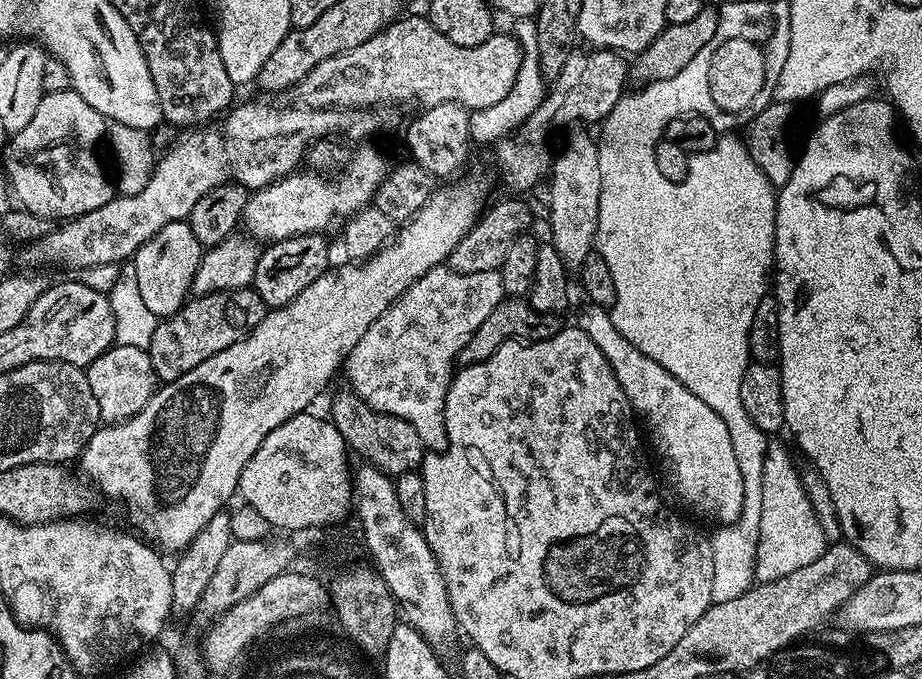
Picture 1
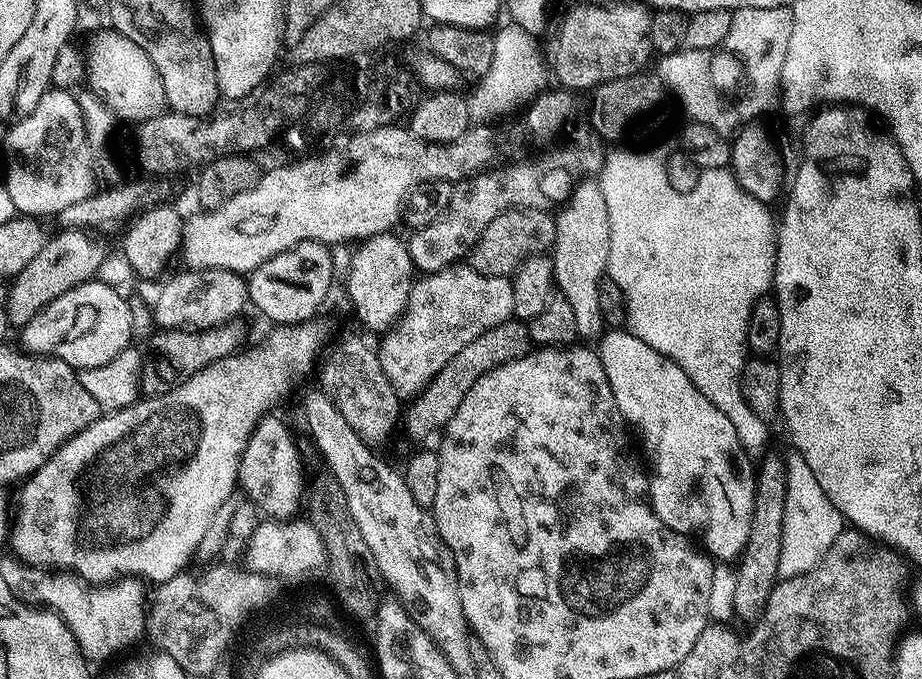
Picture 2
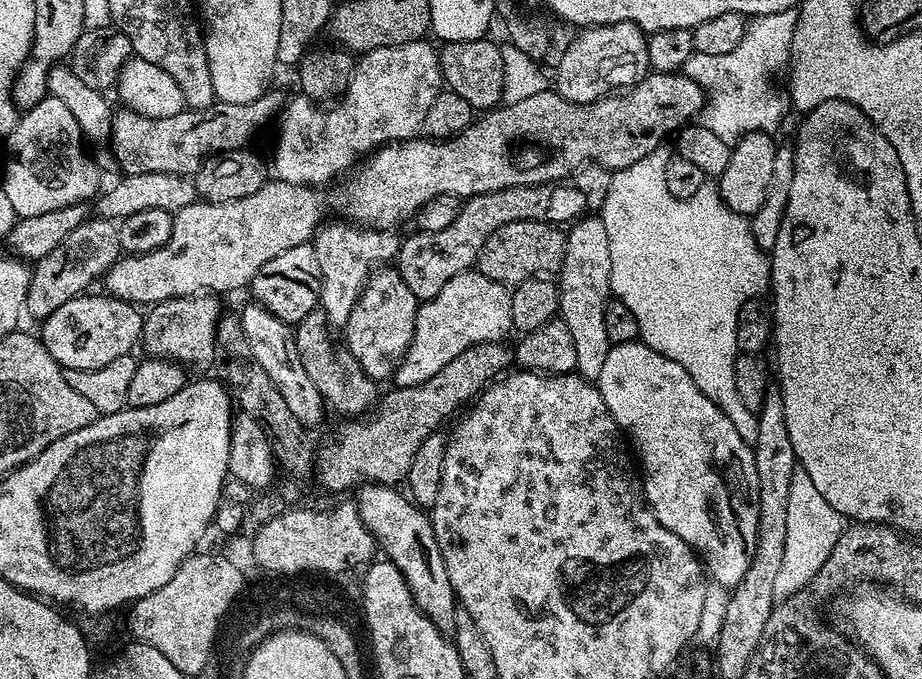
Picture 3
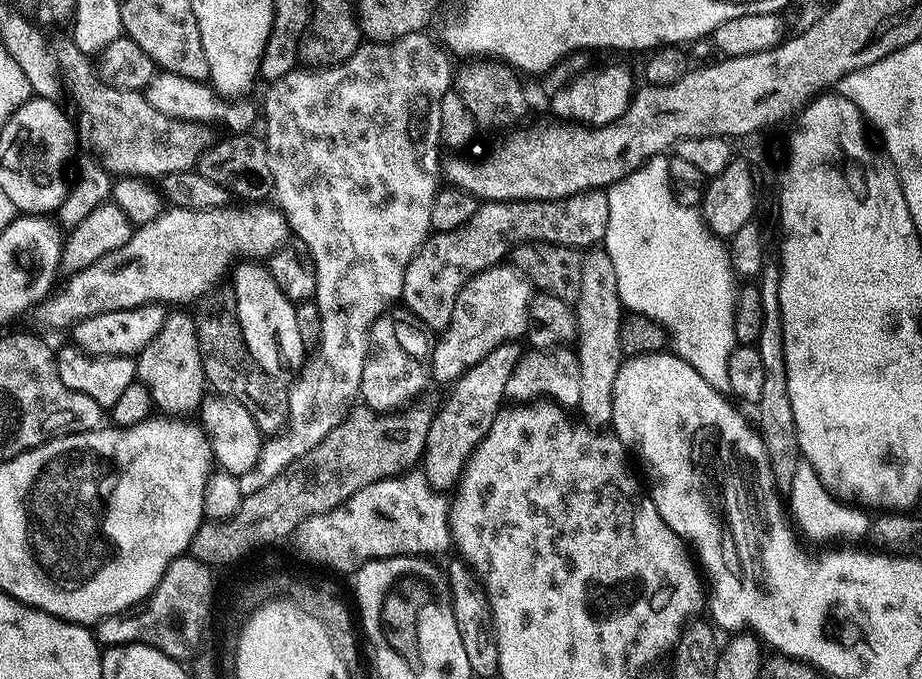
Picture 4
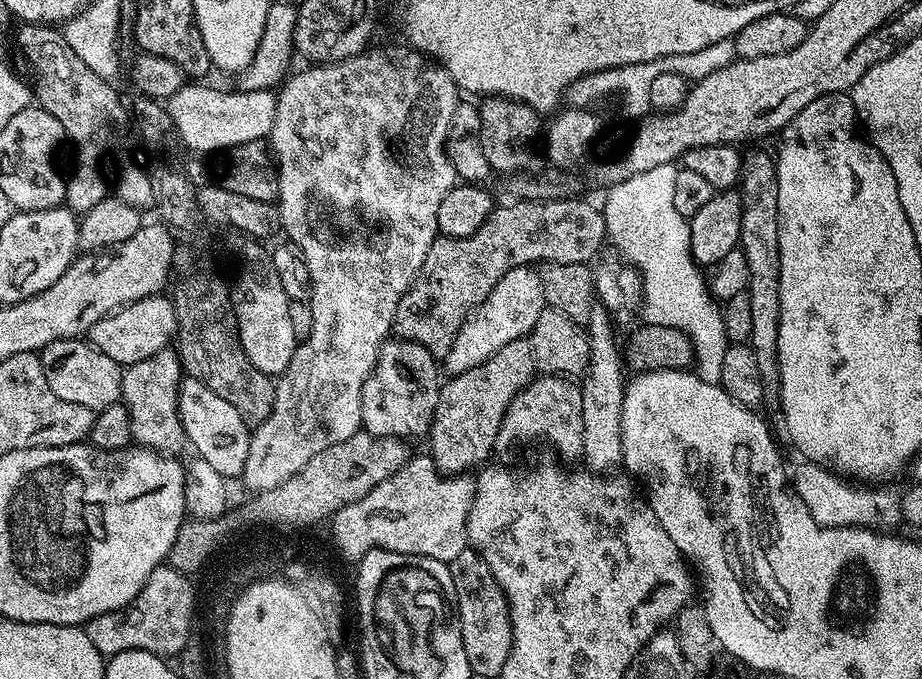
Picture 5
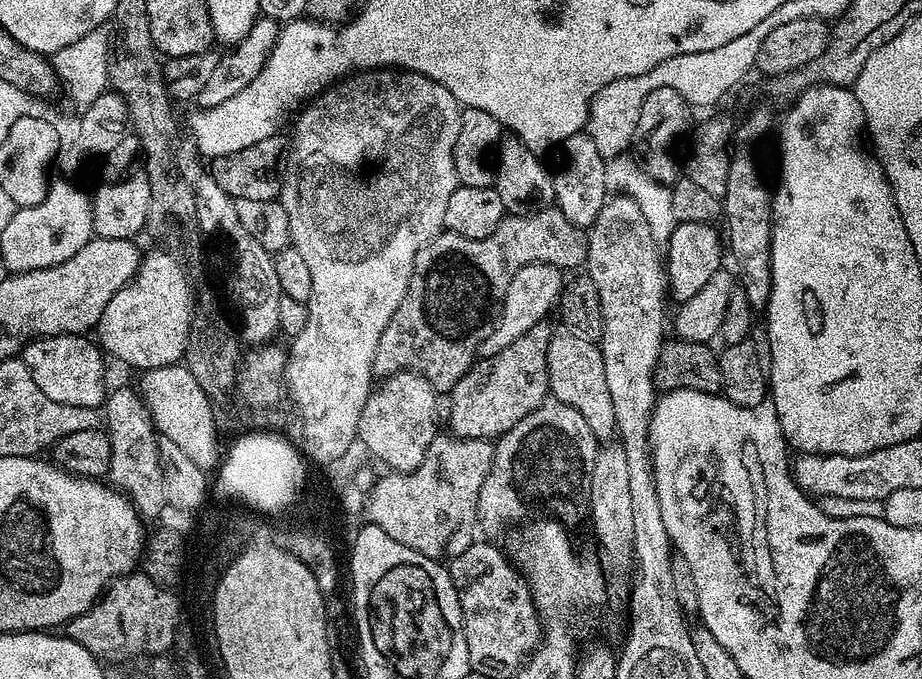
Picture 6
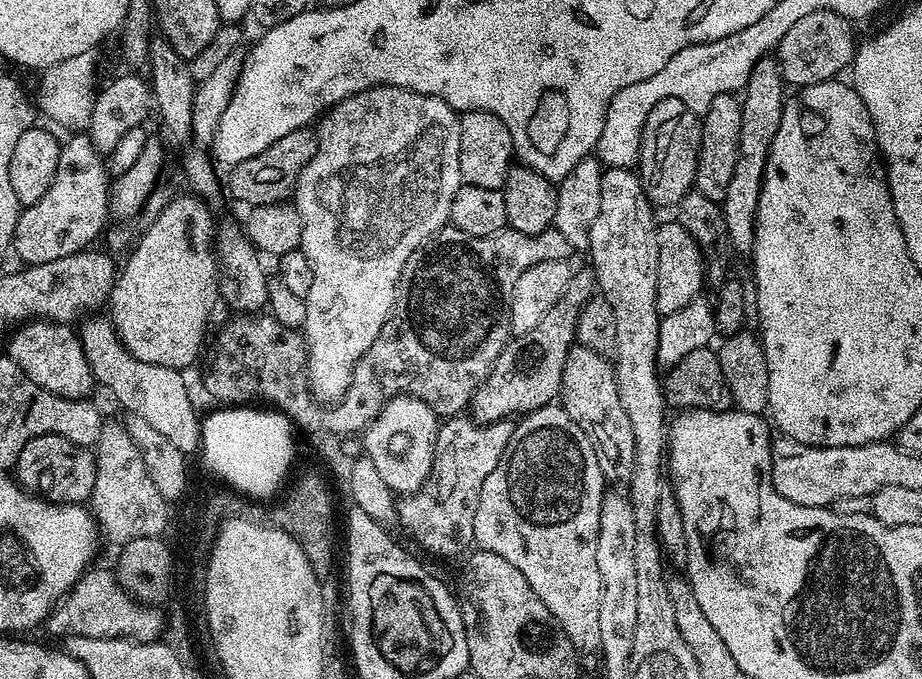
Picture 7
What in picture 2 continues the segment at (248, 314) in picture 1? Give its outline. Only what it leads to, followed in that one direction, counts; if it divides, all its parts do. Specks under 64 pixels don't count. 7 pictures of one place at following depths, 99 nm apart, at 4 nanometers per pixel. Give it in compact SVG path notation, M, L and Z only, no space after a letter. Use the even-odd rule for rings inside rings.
M235 318L212 328L203 330L181 330L170 328L156 330L151 333L152 352L157 360L145 359L140 375L140 390L145 397L161 396L170 390L174 390L186 378L190 378L198 370L210 366L227 356L235 356L241 351L244 339L248 336L248 328L242 322L243 319ZM156 332L156 333L155 333ZM241 343L241 344L240 344Z

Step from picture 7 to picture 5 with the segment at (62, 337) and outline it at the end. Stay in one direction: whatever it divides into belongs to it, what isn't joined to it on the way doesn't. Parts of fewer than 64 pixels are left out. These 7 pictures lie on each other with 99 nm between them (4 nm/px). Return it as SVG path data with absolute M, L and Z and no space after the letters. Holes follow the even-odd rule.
M87 339L55 340L40 349L38 355L50 390L54 390L62 402L74 402L98 413L121 399L122 365L102 354L102 350L98 350Z

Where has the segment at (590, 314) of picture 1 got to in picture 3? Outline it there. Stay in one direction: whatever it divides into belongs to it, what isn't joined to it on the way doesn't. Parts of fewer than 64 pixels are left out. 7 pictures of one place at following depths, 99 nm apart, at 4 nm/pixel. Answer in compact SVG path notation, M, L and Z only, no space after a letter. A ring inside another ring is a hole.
M643 342L611 345L606 354L606 363L602 366L602 374L598 378L598 387L614 422L620 427L621 433L627 434L630 440L630 435L632 435L631 443L634 448L634 443L636 443L636 448L640 451L640 460L644 463L644 472L642 468L644 494L648 507L654 510L658 522L662 522L662 526L666 526L666 530L678 534L678 538L682 538L682 542L686 542L692 547L692 551L702 561L707 575L719 587L729 590L735 588L738 582L742 582L742 578L750 566L758 538L758 470L752 453L753 445L747 444L742 438L742 434L738 434L738 430L734 430L734 422L730 422L730 418L726 418L726 414L722 414L722 410L718 410L718 406L714 406L714 402L710 402L710 398L706 398L706 394L702 394L702 390L698 390L698 386L694 386L694 378L690 378L690 374L686 374L686 370L682 370L682 366L678 362L658 354Z

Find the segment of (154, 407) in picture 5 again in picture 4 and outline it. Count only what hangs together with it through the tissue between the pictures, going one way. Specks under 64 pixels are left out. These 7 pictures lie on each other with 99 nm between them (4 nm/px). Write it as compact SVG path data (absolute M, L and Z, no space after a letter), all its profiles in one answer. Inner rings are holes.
M182 312L167 313L158 334L137 353L135 359L137 379L150 390L155 407L166 414L195 411L206 396L207 380L198 350L195 319Z

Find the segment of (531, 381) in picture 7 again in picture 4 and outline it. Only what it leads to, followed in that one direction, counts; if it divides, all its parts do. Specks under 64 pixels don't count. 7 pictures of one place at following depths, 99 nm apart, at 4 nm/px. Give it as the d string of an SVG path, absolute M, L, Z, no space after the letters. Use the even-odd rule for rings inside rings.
M509 342L490 350L482 362L470 366L447 389L448 397L435 409L430 430L426 434L426 446L422 457L422 471L426 482L435 492L444 494L455 489L466 461L481 439L491 428L496 415L502 410L506 397L506 381L510 379L510 370L522 355L521 345Z

